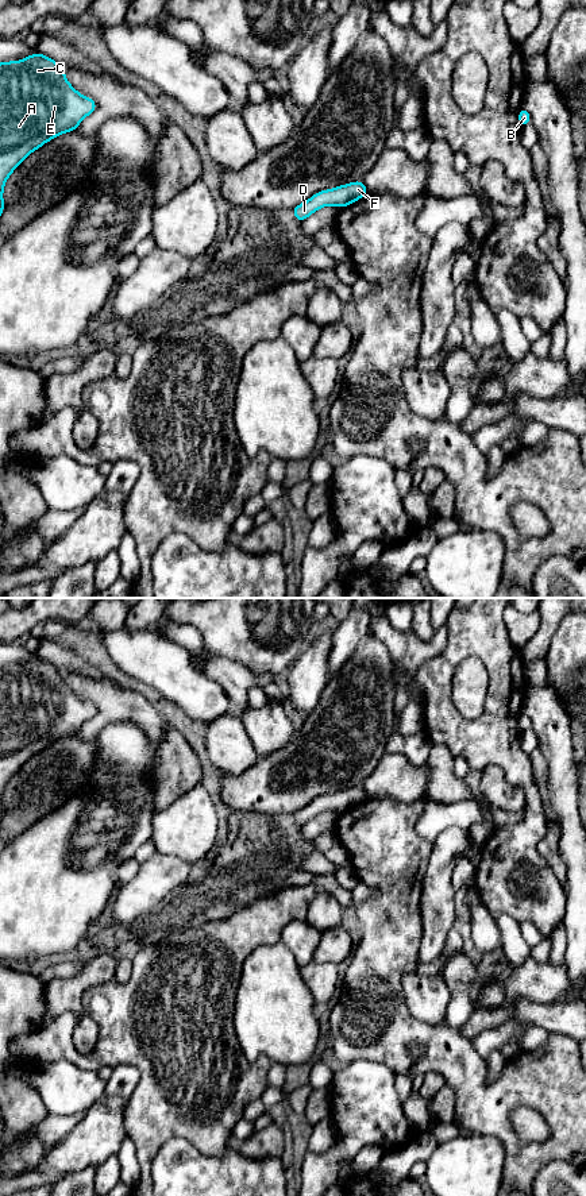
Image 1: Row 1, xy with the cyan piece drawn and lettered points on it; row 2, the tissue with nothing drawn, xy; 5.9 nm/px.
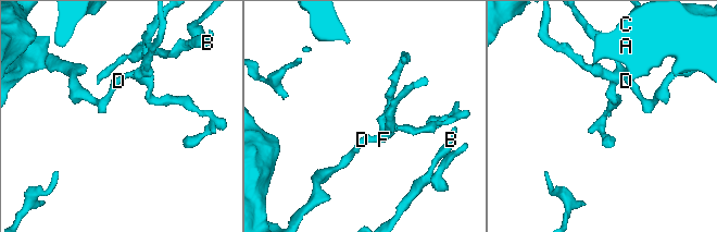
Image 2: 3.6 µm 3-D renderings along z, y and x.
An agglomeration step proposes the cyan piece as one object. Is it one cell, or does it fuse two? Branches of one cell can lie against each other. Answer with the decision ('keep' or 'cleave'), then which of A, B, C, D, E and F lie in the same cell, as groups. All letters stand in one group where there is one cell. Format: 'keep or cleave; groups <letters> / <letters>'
keep; groups A B C D E F

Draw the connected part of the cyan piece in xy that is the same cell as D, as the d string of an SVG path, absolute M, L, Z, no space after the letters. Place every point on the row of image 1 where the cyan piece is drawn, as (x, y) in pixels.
M355 181L347 185L340 185L335 189L319 192L305 202L293 208L292 212L298 221L304 221L309 215L325 205L344 208L365 197L367 193L365 184L362 181Z

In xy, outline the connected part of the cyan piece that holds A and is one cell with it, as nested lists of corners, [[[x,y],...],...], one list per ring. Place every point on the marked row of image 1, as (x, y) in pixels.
[[[41,53],[0,63],[0,216],[5,181],[18,165],[53,138],[77,130],[96,108],[68,82],[63,67]]]

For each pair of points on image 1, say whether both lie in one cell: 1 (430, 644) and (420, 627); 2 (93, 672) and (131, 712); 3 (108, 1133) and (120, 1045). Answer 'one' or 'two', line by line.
1: one
2: two
3: two

